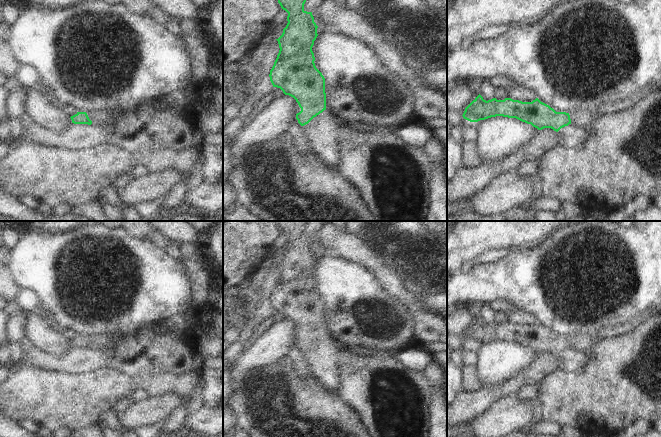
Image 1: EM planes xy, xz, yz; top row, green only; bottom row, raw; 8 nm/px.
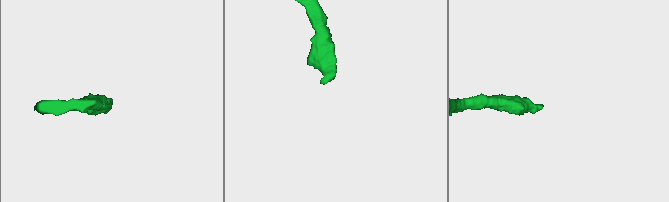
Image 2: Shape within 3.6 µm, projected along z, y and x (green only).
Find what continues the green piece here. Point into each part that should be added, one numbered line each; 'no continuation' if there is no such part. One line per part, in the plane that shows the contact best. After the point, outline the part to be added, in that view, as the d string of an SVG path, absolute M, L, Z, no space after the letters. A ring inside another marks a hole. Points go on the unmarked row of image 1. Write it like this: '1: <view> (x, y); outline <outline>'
1: xz (322, 356); outline M326 333L302 350L316 382L330 394L338 394L341 374L339 355L343 347Z

